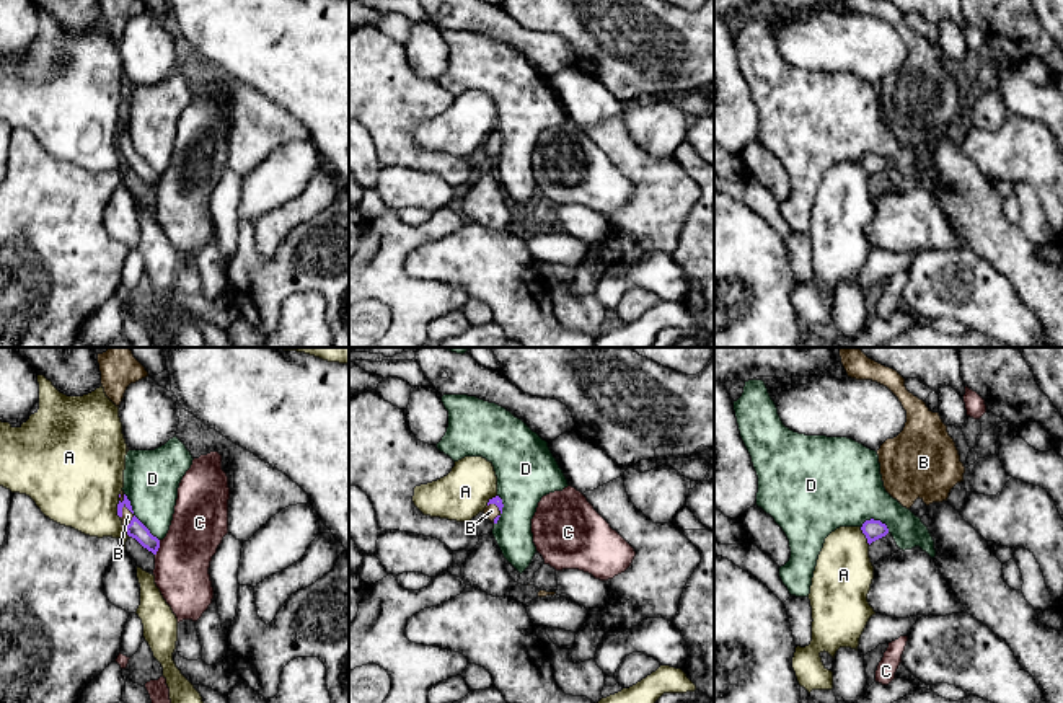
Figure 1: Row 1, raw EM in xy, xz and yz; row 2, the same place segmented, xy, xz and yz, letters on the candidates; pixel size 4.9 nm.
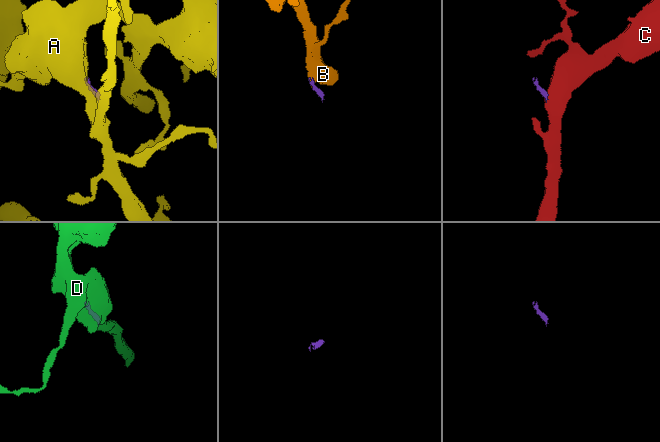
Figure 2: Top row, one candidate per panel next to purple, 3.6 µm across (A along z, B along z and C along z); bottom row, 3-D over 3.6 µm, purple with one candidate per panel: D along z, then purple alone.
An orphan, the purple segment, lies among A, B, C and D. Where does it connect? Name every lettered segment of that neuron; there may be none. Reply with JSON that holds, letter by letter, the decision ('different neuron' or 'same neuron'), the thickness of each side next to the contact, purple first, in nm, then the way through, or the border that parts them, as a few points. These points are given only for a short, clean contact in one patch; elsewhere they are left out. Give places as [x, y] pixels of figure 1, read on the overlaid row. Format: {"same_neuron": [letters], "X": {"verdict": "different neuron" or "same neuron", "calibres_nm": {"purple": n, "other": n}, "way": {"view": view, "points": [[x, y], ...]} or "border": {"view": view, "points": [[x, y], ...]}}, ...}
{"same_neuron": ["B"], "A": {"verdict": "different neuron", "calibres_nm": {"purple": 100, "other": 280}, "border": {"view": "yz", "points": [[860, 527], [869, 543]]}}, "B": {"verdict": "same neuron", "calibres_nm": {"purple": 40, "other": 50}, "way": {"view": "xy", "points": [[126, 501], [129, 509], [127, 516]]}}, "C": {"verdict": "different neuron", "calibres_nm": {"purple": 90, "other": 280}, "border": {"view": "xy", "points": [[160, 540], [155, 555]]}}, "D": {"verdict": "different neuron", "calibres_nm": {"purple": 90, "other": 280}, "border": {"view": "xy", "points": [[124, 493], [134, 516], [158, 540]]}}}

